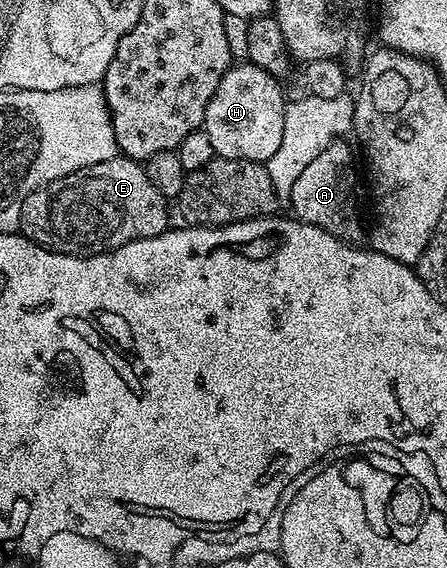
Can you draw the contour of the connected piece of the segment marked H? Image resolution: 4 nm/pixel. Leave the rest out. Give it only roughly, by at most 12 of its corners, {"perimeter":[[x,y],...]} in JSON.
{"perimeter":[[262,67],[220,77],[202,132],[217,157],[266,163],[286,96]]}

